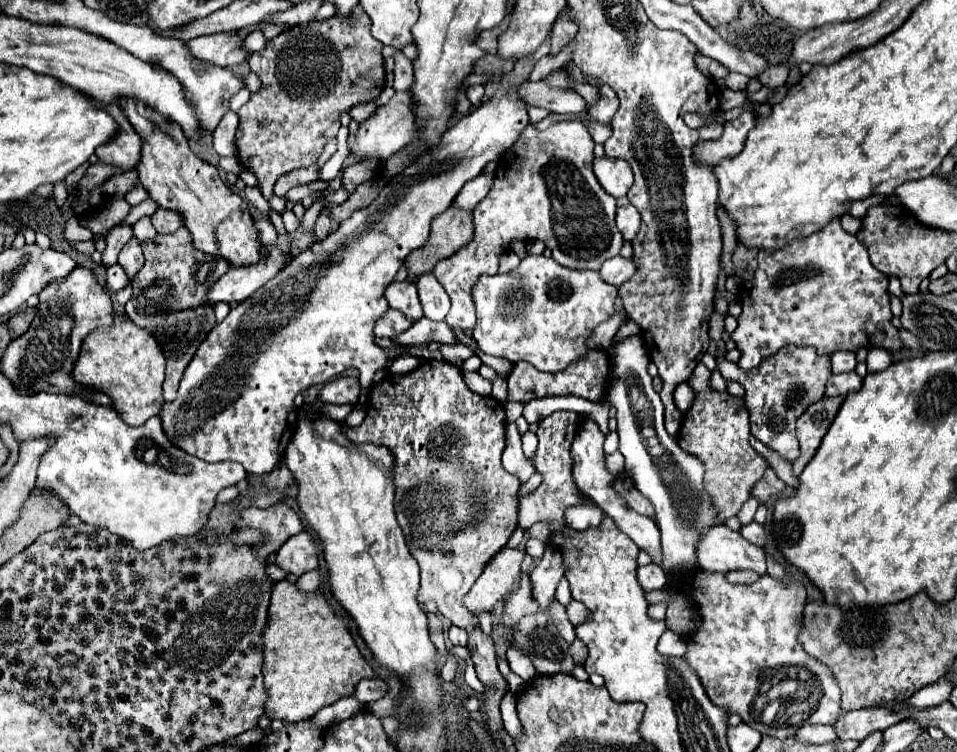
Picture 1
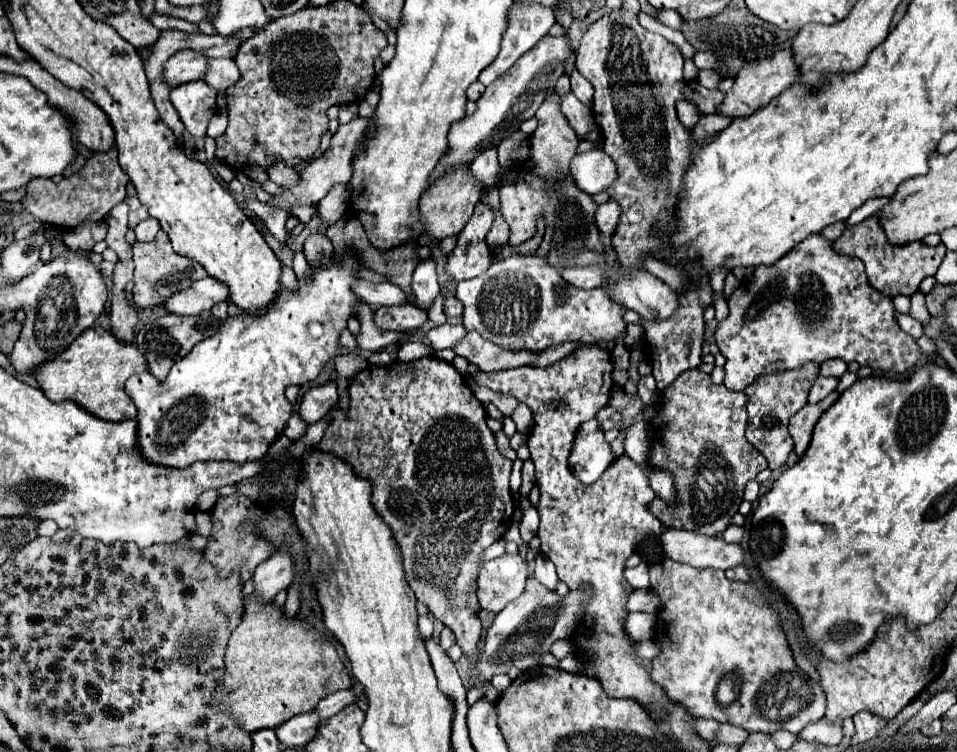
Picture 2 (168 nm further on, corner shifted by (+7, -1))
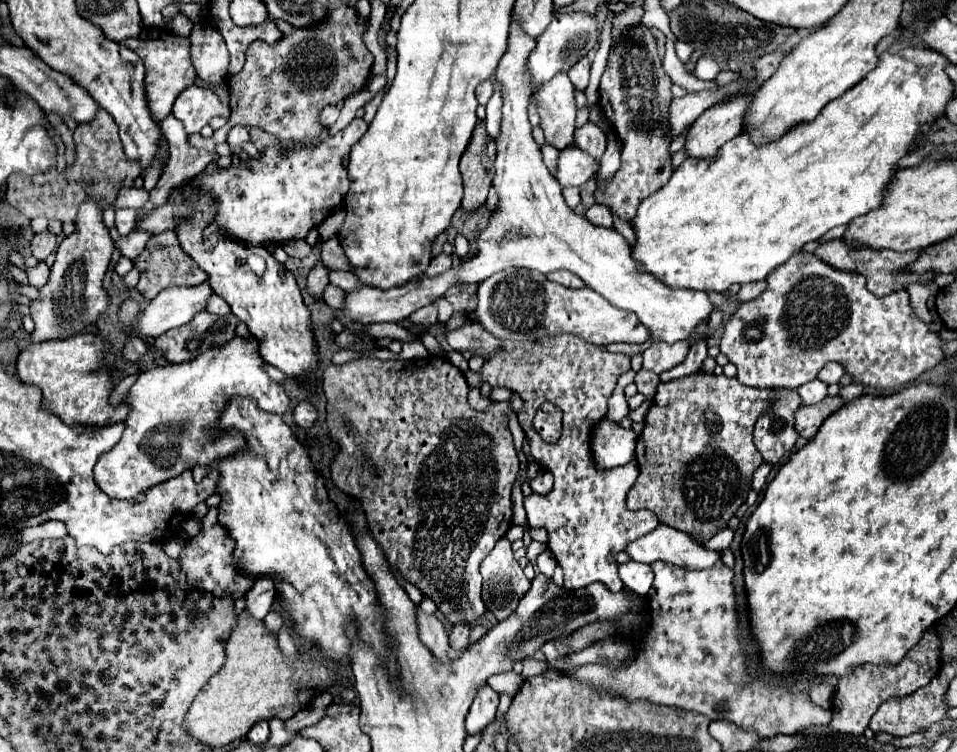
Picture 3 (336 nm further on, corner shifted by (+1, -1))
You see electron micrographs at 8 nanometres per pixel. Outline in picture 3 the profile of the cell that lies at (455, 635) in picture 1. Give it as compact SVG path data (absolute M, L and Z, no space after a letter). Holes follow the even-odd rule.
M459 623L453 627L451 635L449 635L449 643L453 649L459 649L459 651L465 651L467 645L469 645L469 633L471 633L471 625L467 623Z

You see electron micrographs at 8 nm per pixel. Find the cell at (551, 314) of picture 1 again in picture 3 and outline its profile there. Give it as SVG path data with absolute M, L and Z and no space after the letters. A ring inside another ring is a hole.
M511 267L479 283L475 317L495 337L513 341L571 333L583 337L593 345L609 345L609 343L639 345L651 337L649 329L635 317L635 313L613 307L605 297L601 297L589 287L569 289L559 283L547 281L545 275L533 269Z

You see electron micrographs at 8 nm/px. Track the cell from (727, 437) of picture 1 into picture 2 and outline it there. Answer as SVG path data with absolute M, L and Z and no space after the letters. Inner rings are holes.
M699 369L681 373L673 385L663 391L661 413L649 423L651 463L673 473L677 505L673 509L665 501L653 499L649 509L665 527L721 535L731 525L731 517L743 501L745 485L755 479L759 471L767 469L765 457L745 439L745 403L745 393L715 385L711 377Z

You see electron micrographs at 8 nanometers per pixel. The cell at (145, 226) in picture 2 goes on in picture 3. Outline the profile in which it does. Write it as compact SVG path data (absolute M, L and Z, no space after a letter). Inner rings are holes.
M133 229L129 235L121 235L115 241L115 249L119 249L123 257L127 257L127 259L133 261L145 249L145 243L147 243L149 237L151 237L149 233L143 233L143 231Z

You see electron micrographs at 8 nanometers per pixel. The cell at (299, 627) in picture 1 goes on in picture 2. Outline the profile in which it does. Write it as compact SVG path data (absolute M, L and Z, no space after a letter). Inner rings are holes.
M257 593L247 597L245 617L231 633L225 665L223 693L217 695L217 701L229 703L231 717L249 733L275 729L295 715L313 711L329 693L351 687L351 675L333 643L305 619L287 617L283 607L261 601Z

